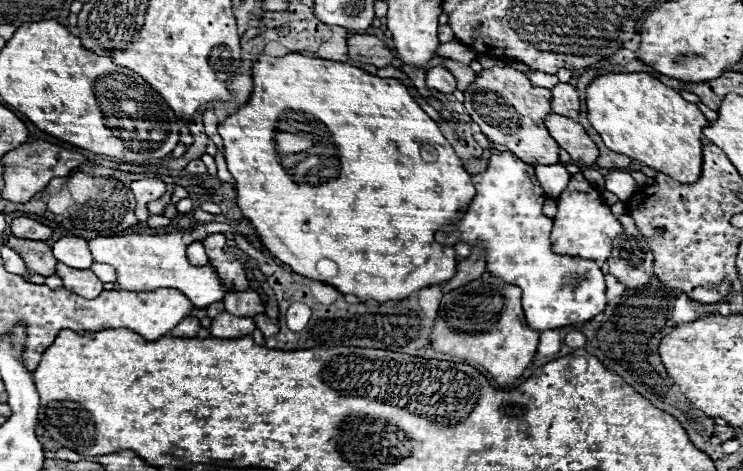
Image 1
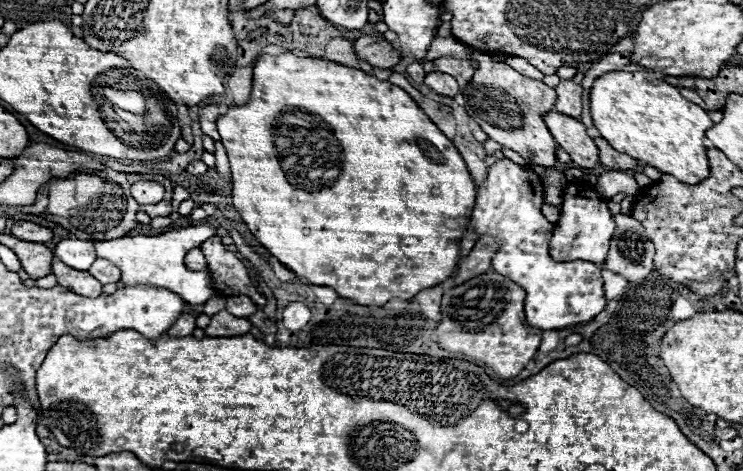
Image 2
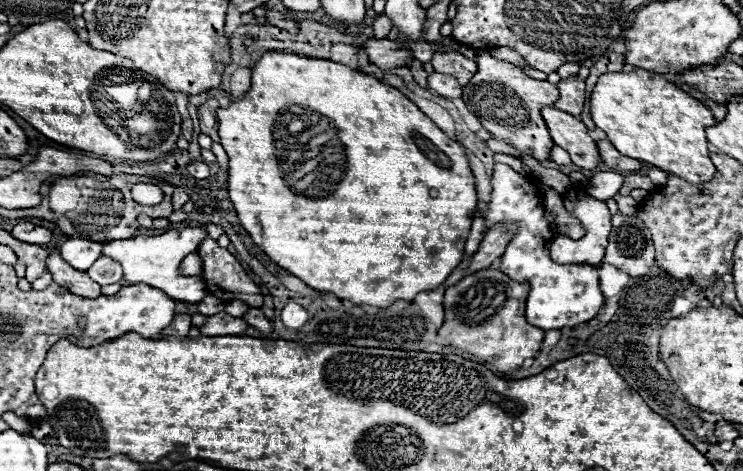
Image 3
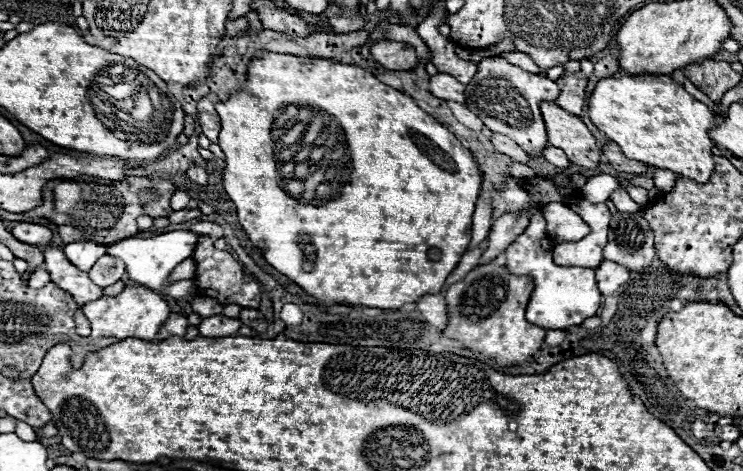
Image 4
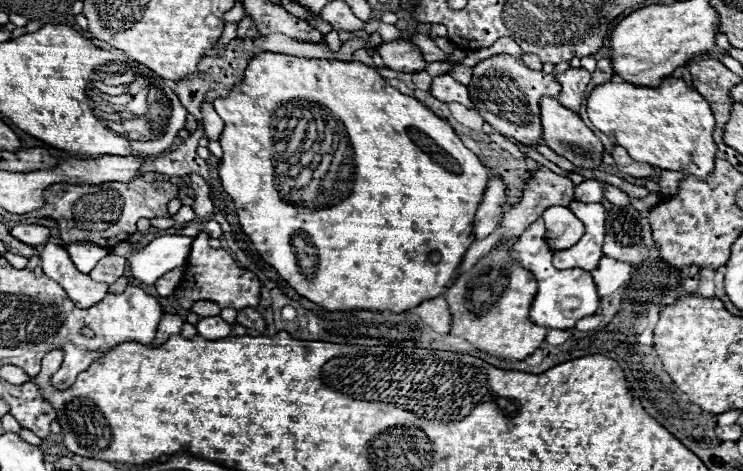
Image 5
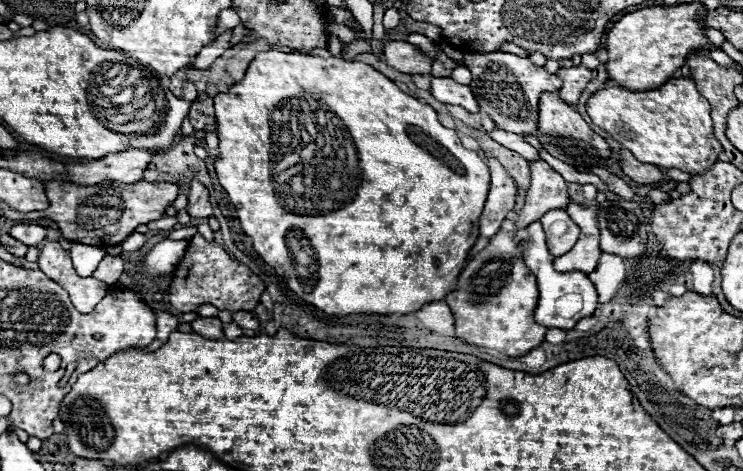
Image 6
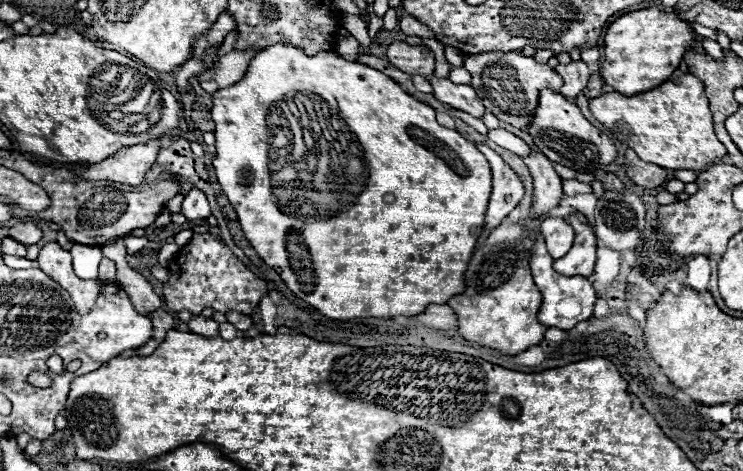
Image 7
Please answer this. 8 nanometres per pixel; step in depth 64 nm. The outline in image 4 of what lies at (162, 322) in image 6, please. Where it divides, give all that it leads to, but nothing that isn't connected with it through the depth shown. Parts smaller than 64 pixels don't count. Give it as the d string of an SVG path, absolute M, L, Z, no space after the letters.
M170 314L168 320L166 320L166 324L162 324L162 328L158 330L156 340L166 340L168 336L184 336L186 326L188 326L188 320L184 316Z

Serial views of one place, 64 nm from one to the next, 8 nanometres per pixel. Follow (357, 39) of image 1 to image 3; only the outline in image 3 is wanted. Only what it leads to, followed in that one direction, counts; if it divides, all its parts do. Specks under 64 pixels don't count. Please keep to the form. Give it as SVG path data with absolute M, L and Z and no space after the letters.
M372 38L372 40L366 40L362 44L362 48L366 50L370 62L374 62L382 70L408 66L408 60L412 60L412 52L392 40L374 40Z

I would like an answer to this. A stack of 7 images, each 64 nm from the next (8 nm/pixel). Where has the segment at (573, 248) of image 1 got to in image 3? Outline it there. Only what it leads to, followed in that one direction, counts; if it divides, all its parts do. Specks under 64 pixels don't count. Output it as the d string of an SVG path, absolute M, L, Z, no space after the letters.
M572 188L564 194L564 206L570 214L574 214L584 226L586 226L586 236L582 236L580 240L570 240L566 236L558 236L554 238L552 246L550 246L550 256L554 262L558 264L590 264L590 266L600 266L602 258L604 258L604 250L608 244L608 232L612 228L610 224L610 212L608 206L604 202L598 202L594 198L590 198L582 188Z

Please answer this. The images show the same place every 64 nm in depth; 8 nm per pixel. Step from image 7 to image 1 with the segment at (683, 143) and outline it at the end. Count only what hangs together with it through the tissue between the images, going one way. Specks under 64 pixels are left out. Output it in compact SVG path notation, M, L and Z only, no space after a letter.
M618 72L598 76L586 88L586 106L588 106L588 120L602 136L604 144L618 152L626 154L632 160L642 162L644 166L656 168L662 174L670 174L674 180L682 184L694 184L702 174L702 128L706 128L708 120L698 110L696 104L686 102L676 90L668 88L660 80L652 78L644 72Z

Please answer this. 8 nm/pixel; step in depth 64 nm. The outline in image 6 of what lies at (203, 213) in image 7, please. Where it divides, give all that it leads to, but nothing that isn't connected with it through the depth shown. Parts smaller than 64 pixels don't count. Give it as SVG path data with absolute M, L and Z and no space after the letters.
M196 180L192 182L192 188L190 188L190 194L188 194L186 212L192 218L208 218L208 216L213 214L212 206L208 202L208 190Z

